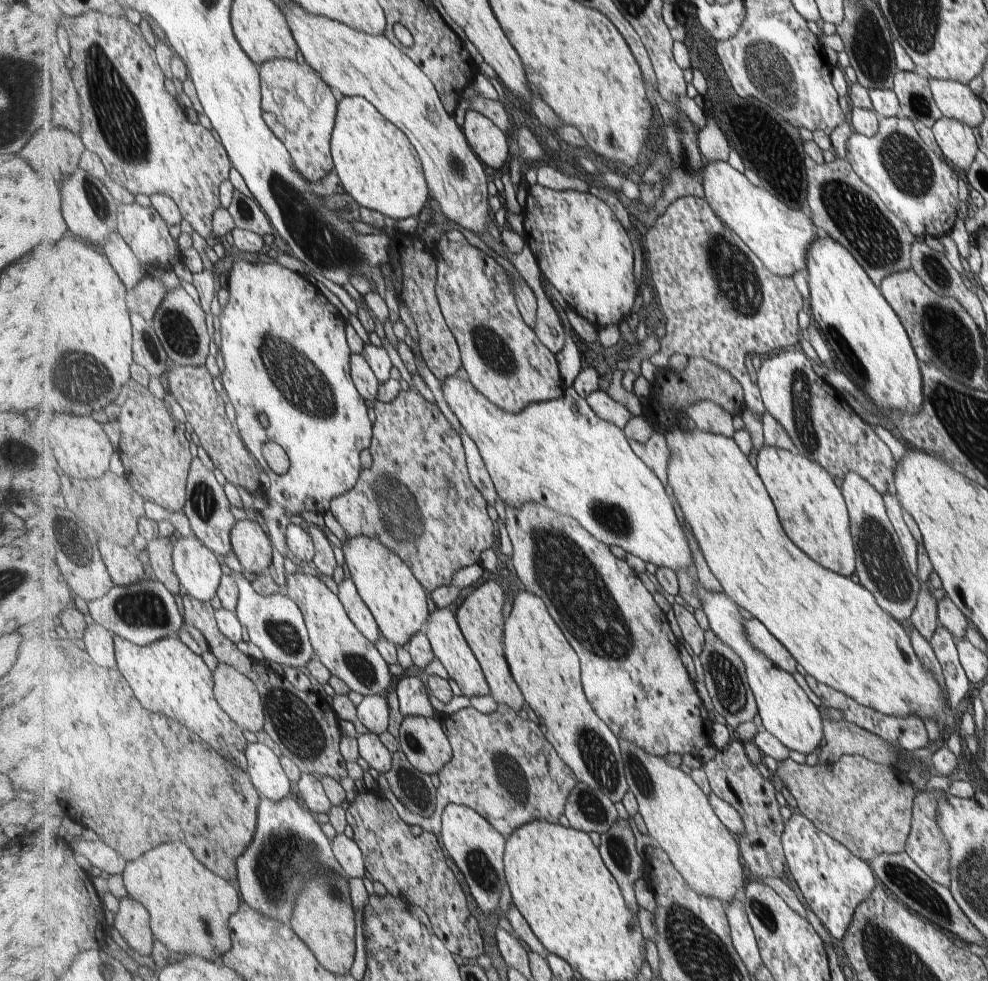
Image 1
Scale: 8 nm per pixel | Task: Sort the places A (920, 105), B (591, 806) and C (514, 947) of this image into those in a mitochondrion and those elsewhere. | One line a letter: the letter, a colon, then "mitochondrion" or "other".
A: mitochondrion
B: mitochondrion
C: other

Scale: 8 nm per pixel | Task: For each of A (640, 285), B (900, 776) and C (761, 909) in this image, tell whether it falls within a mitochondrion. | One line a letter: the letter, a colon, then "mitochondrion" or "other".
A: other
B: other
C: mitochondrion

